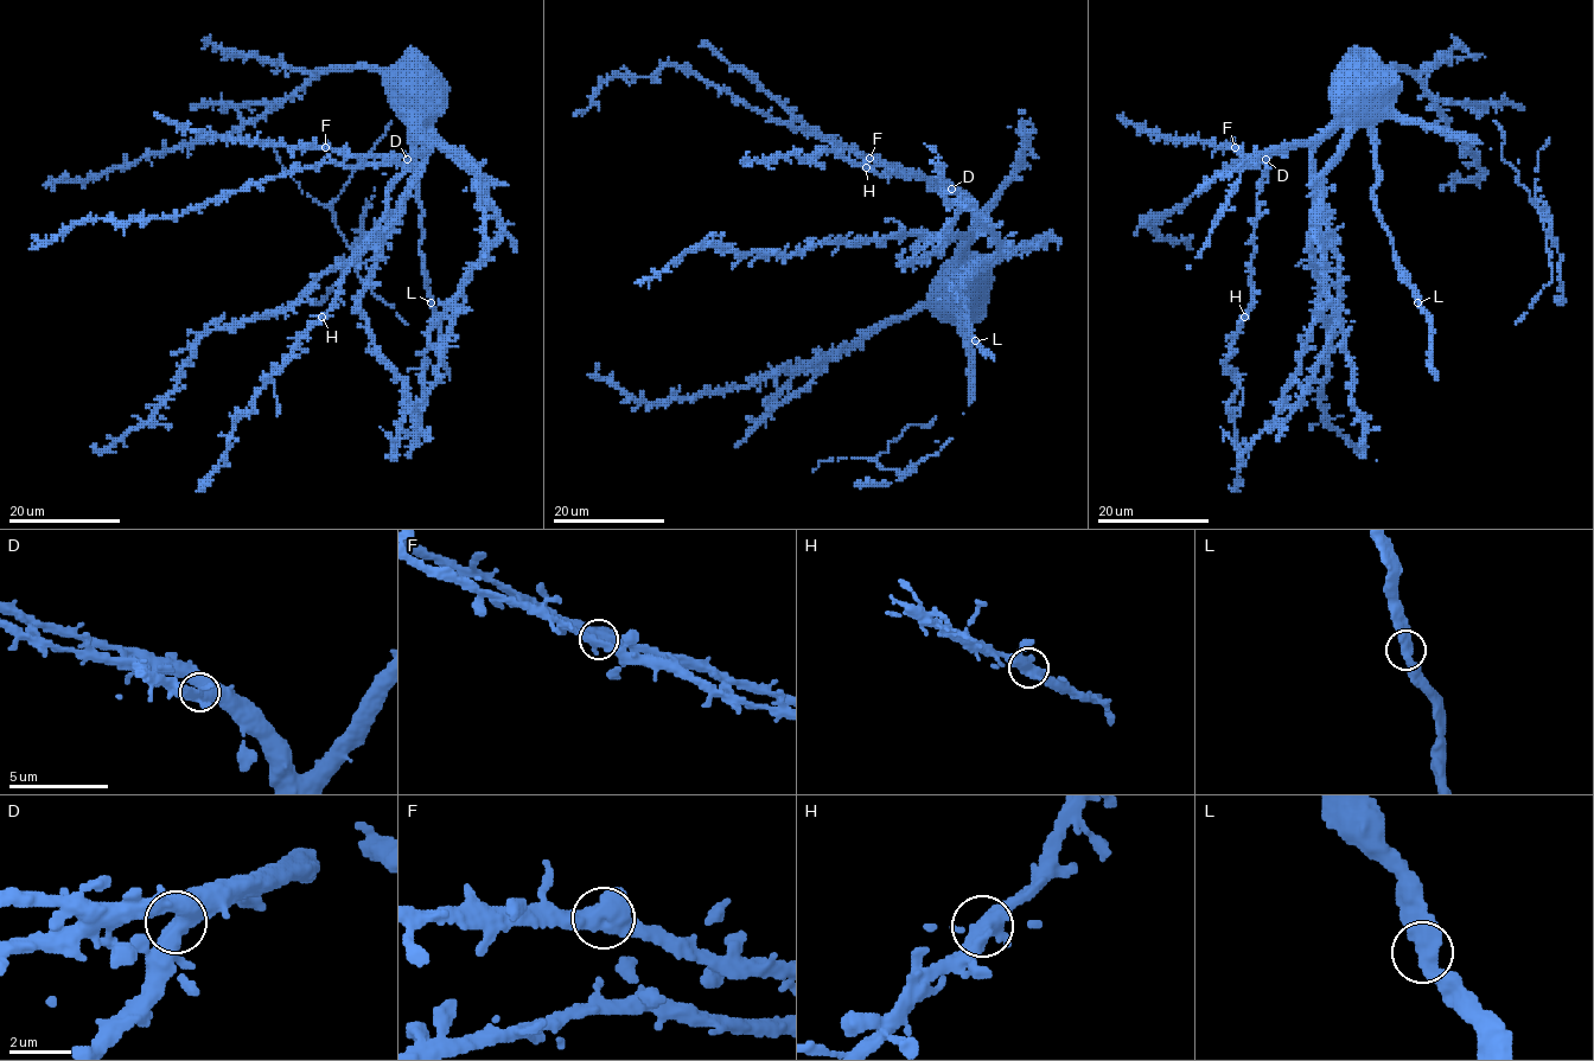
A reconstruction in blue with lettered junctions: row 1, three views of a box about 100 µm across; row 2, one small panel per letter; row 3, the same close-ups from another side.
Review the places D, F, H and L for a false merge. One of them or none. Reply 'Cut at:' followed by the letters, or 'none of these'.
Cut at: none of these

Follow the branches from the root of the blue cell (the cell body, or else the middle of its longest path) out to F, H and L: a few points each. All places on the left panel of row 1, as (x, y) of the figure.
F: (421, 101), (431, 113), (422, 120), (428, 147), (414, 155), (356, 157), (325, 147)
H: (421, 101), (431, 113), (422, 120), (428, 147), (393, 183), (387, 216), (352, 259), (335, 304), (320, 317)
L: (421, 101), (431, 115), (414, 128), (414, 168), (421, 209), (420, 253), (431, 302)

